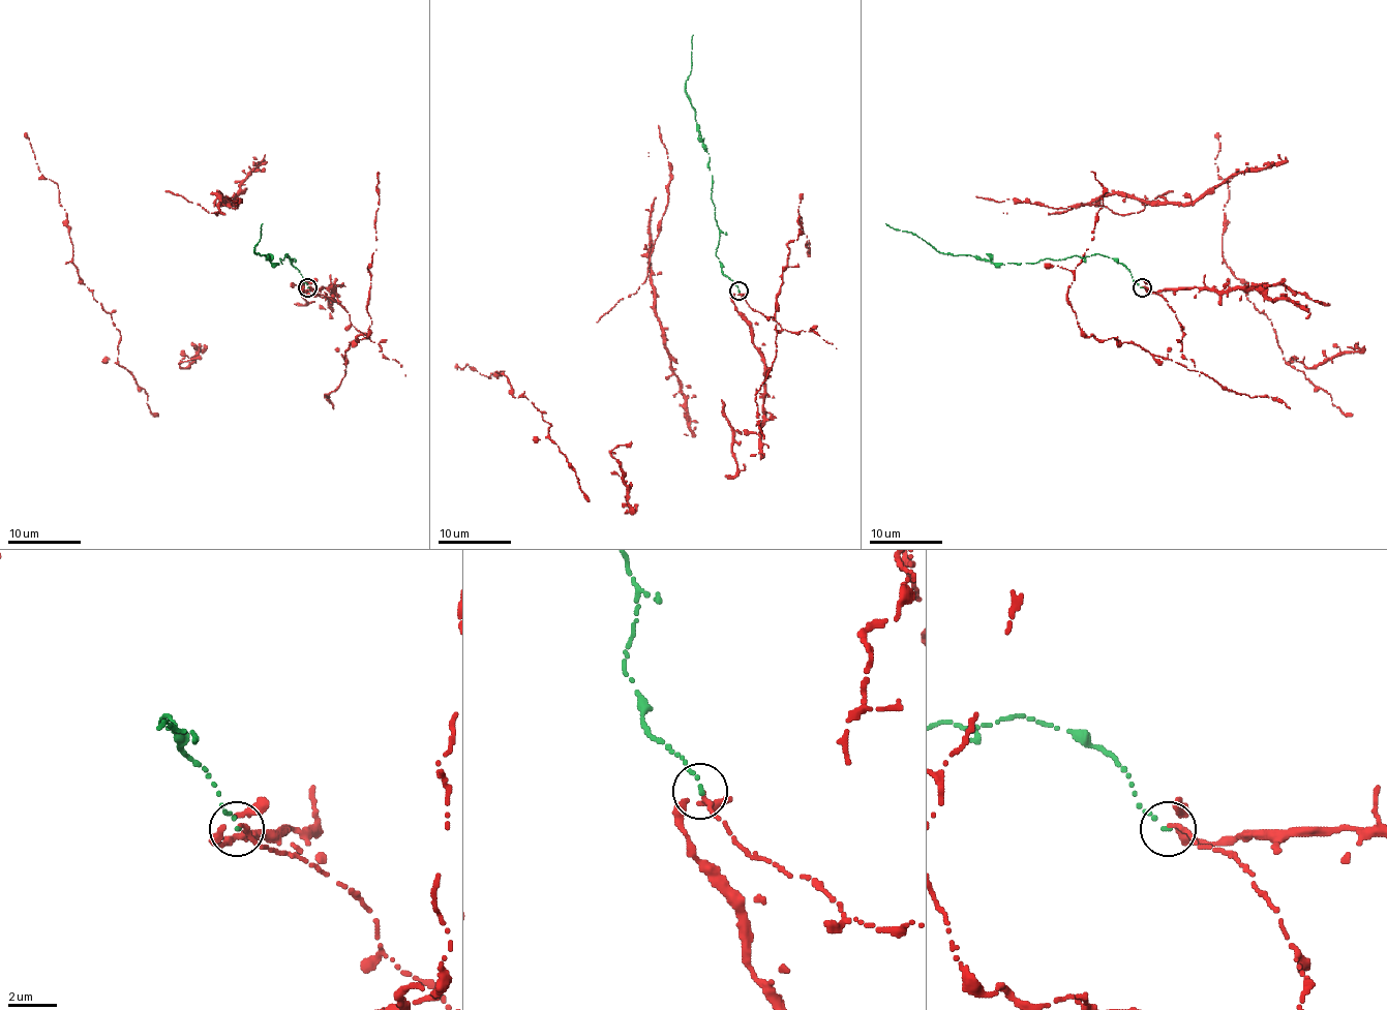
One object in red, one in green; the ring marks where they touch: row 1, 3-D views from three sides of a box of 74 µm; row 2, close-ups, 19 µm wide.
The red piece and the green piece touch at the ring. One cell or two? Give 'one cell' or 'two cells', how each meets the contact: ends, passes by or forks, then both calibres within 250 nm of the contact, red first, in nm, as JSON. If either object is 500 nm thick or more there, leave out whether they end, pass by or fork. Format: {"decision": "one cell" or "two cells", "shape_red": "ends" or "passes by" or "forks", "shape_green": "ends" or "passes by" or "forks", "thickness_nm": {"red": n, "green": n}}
{"decision": "one cell", "shape_red": "passes by", "shape_green": "ends", "thickness_nm": {"red": 140, "green": 160}}

